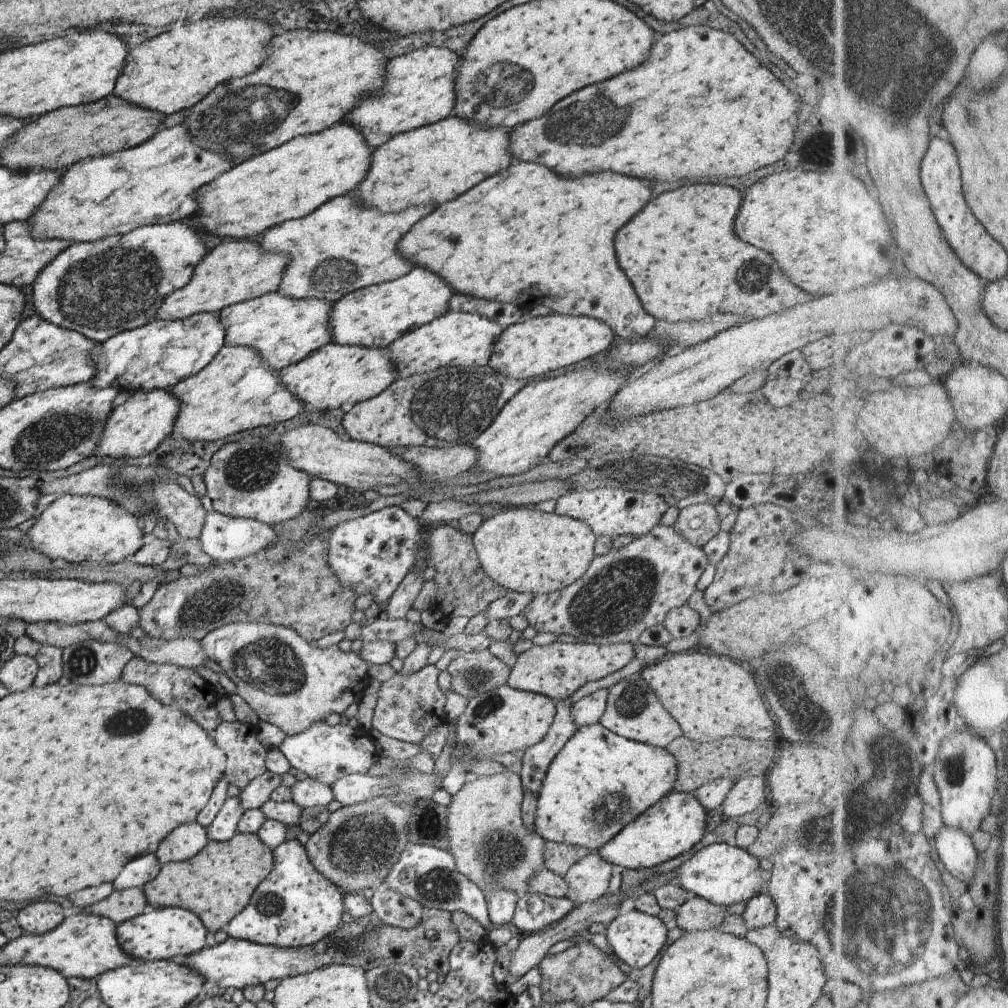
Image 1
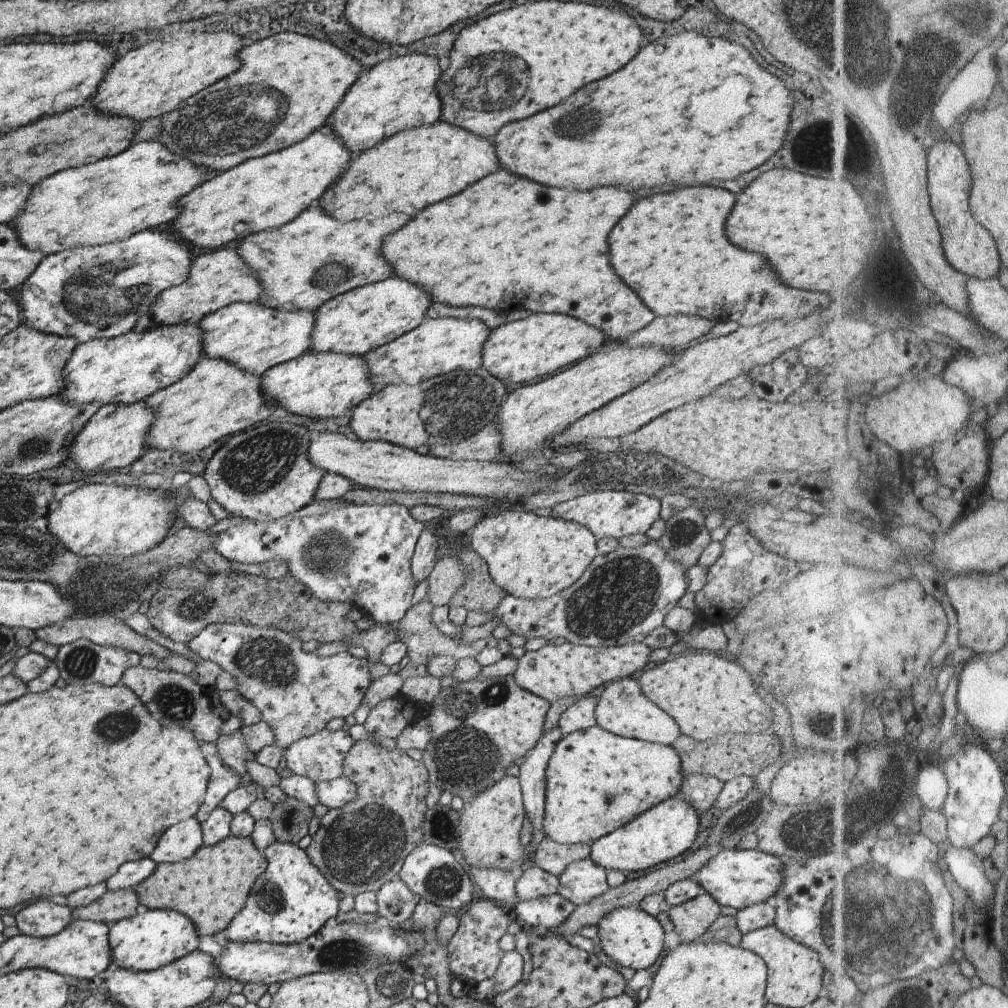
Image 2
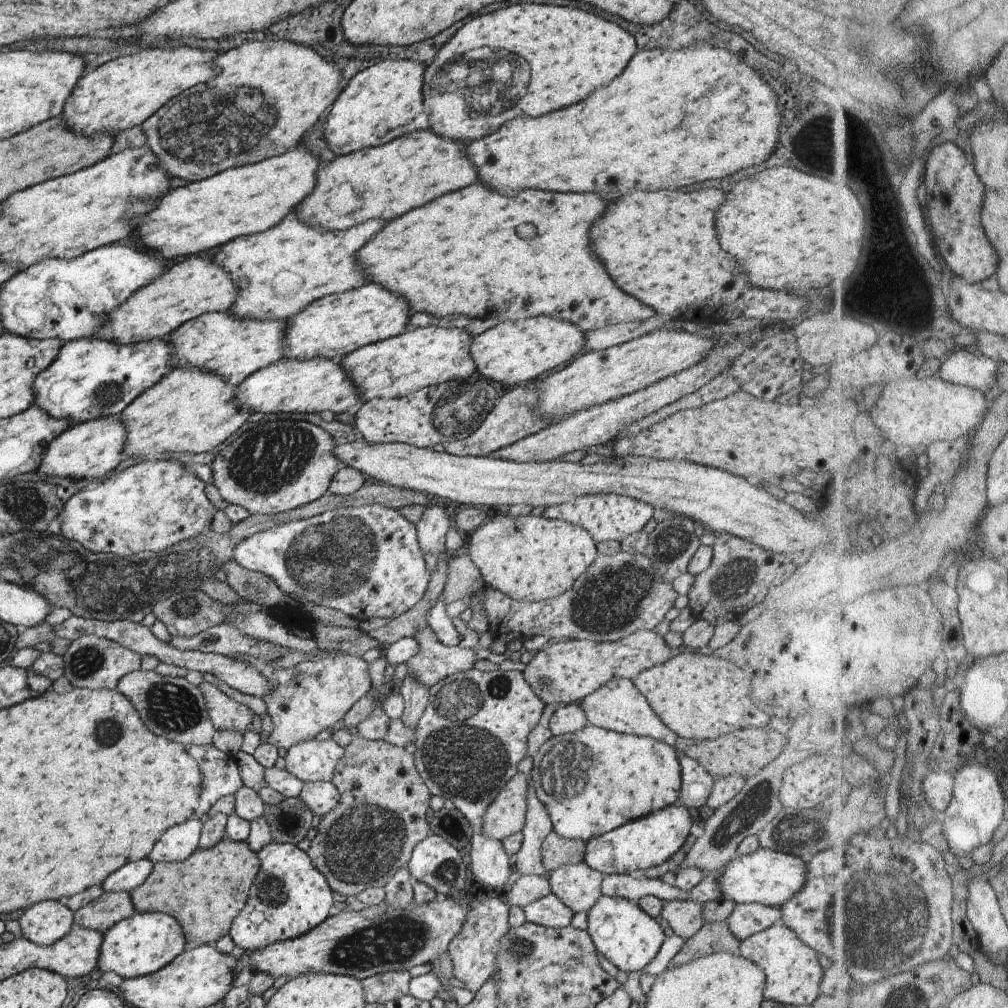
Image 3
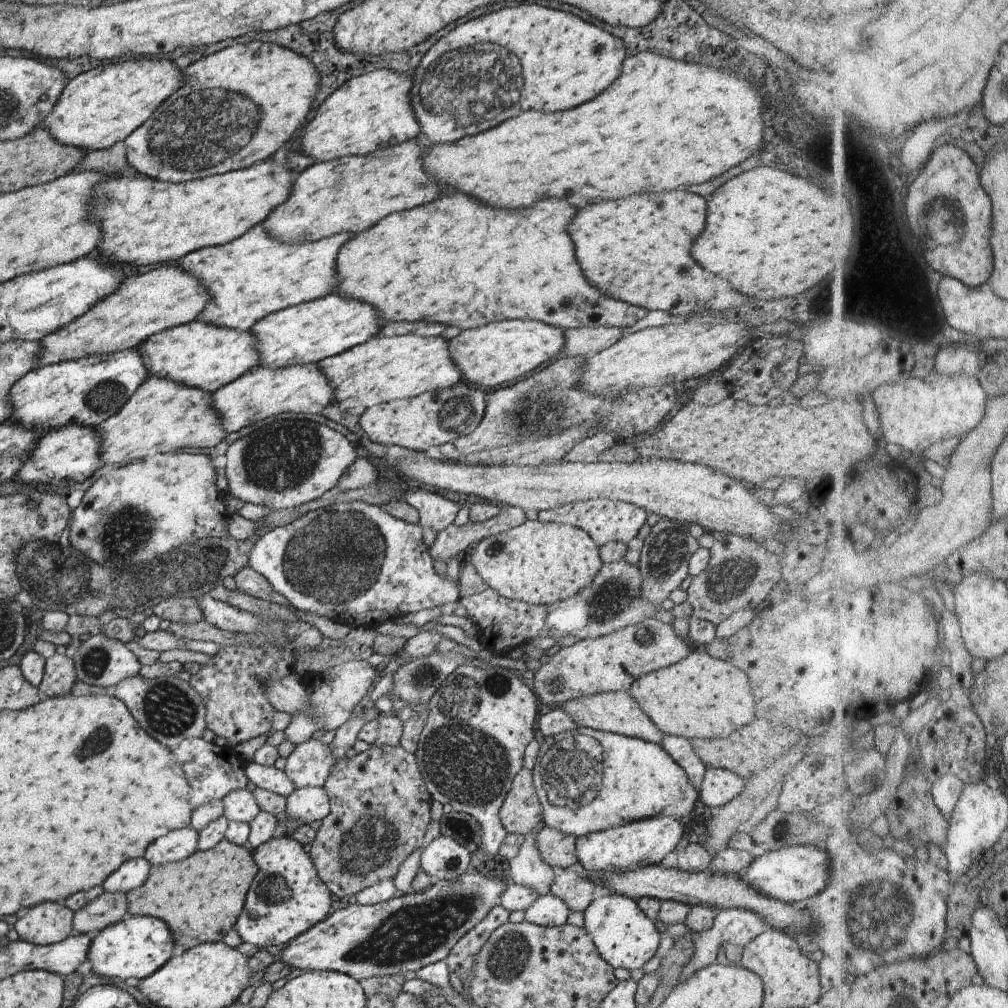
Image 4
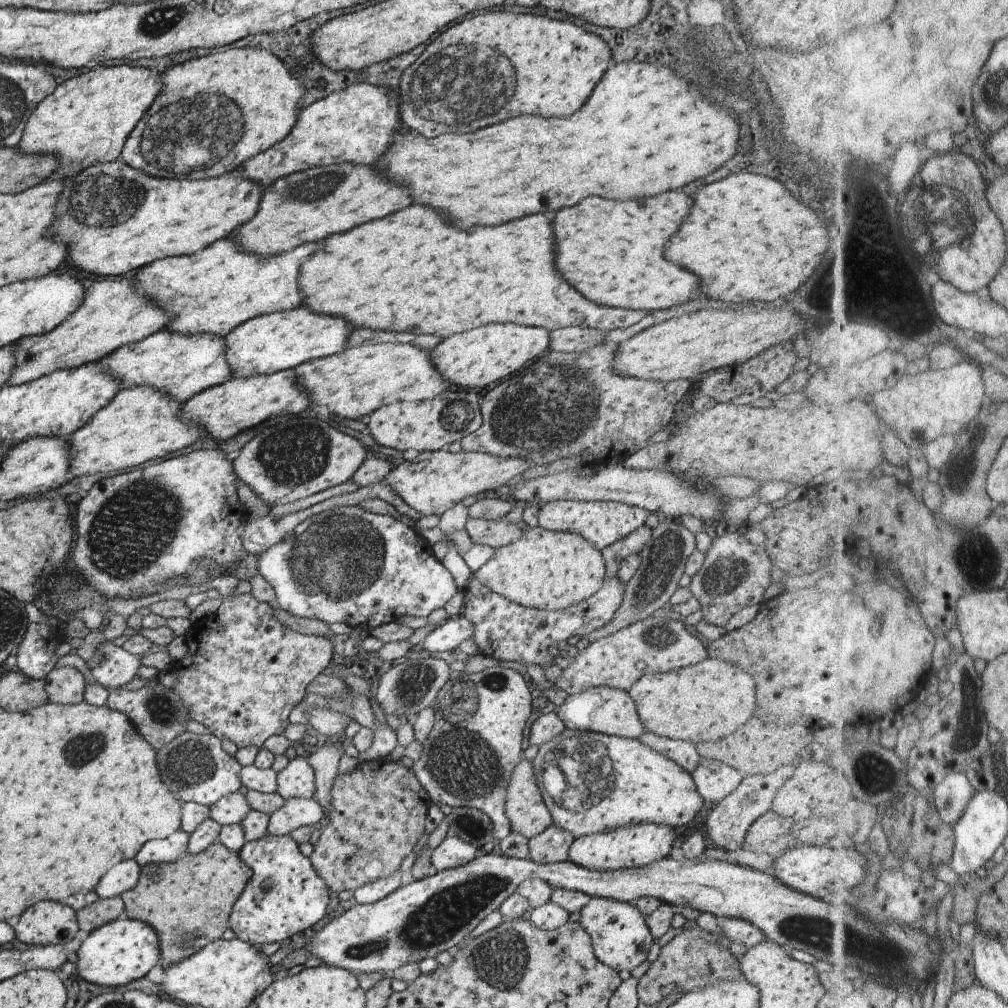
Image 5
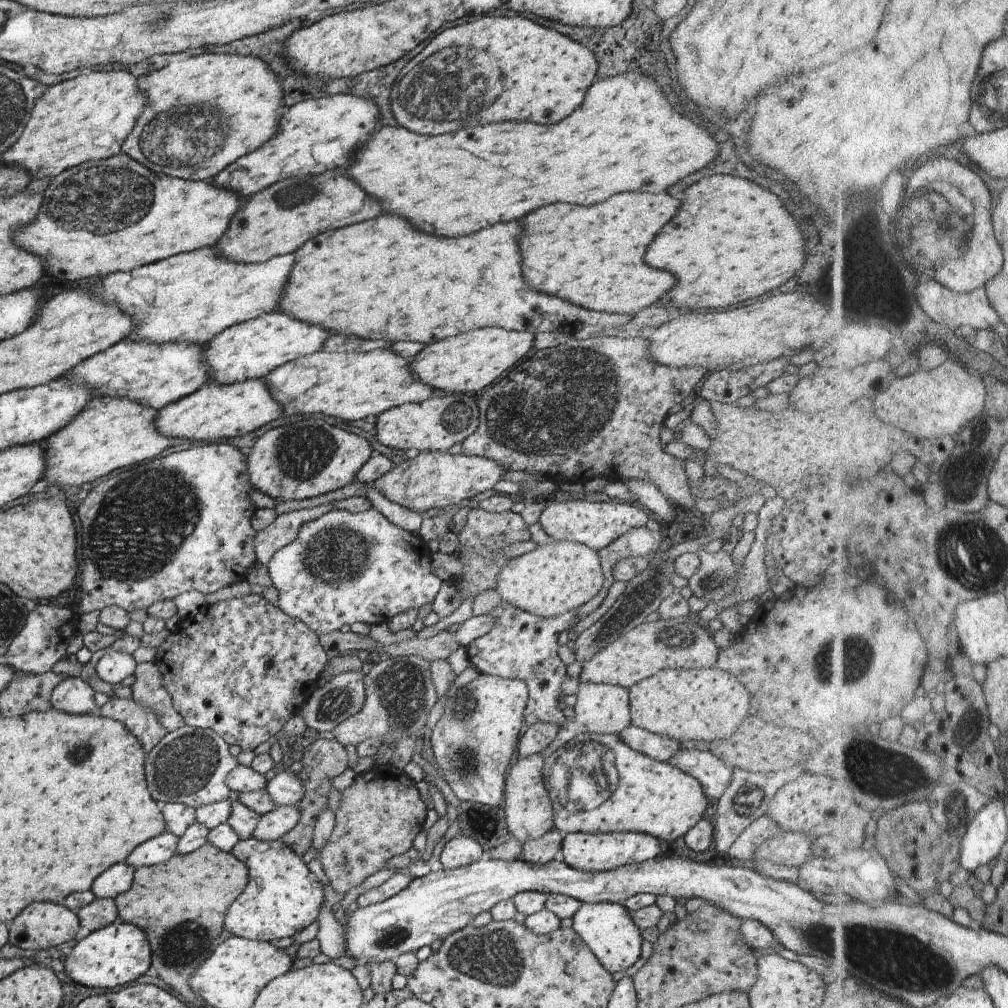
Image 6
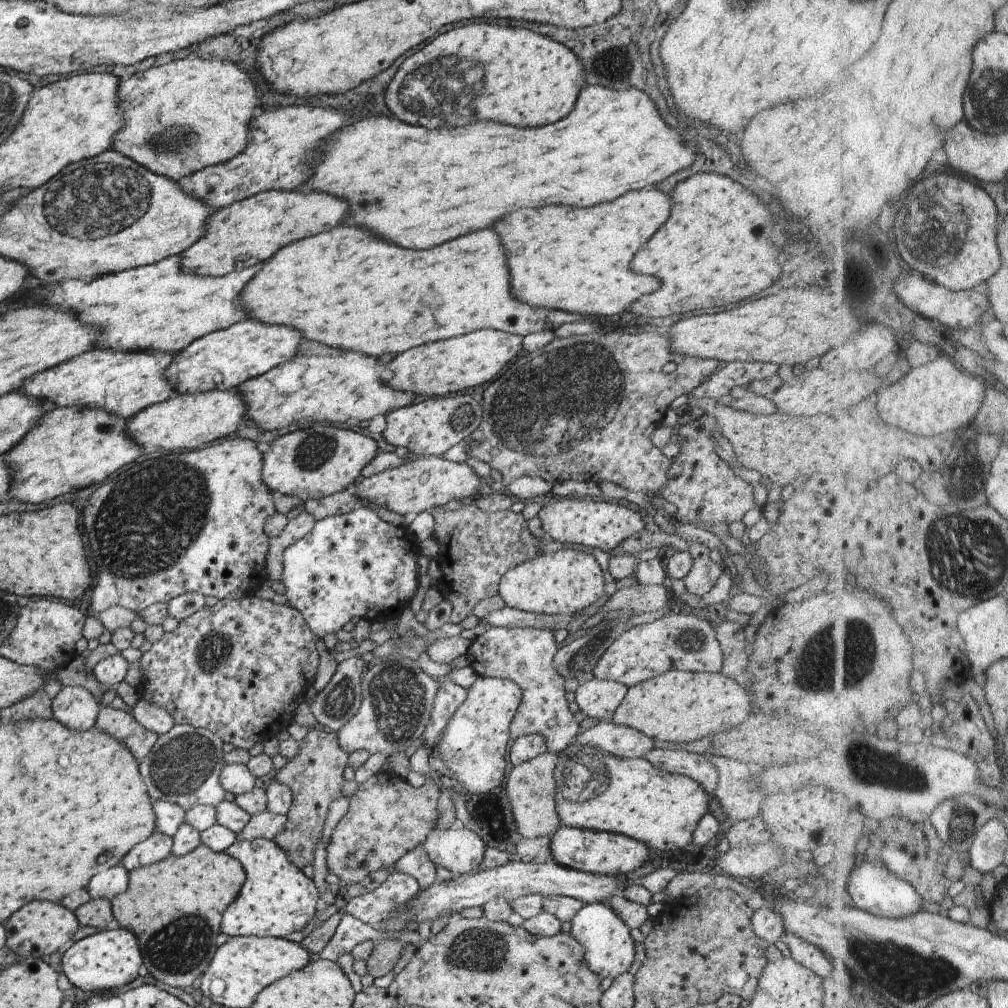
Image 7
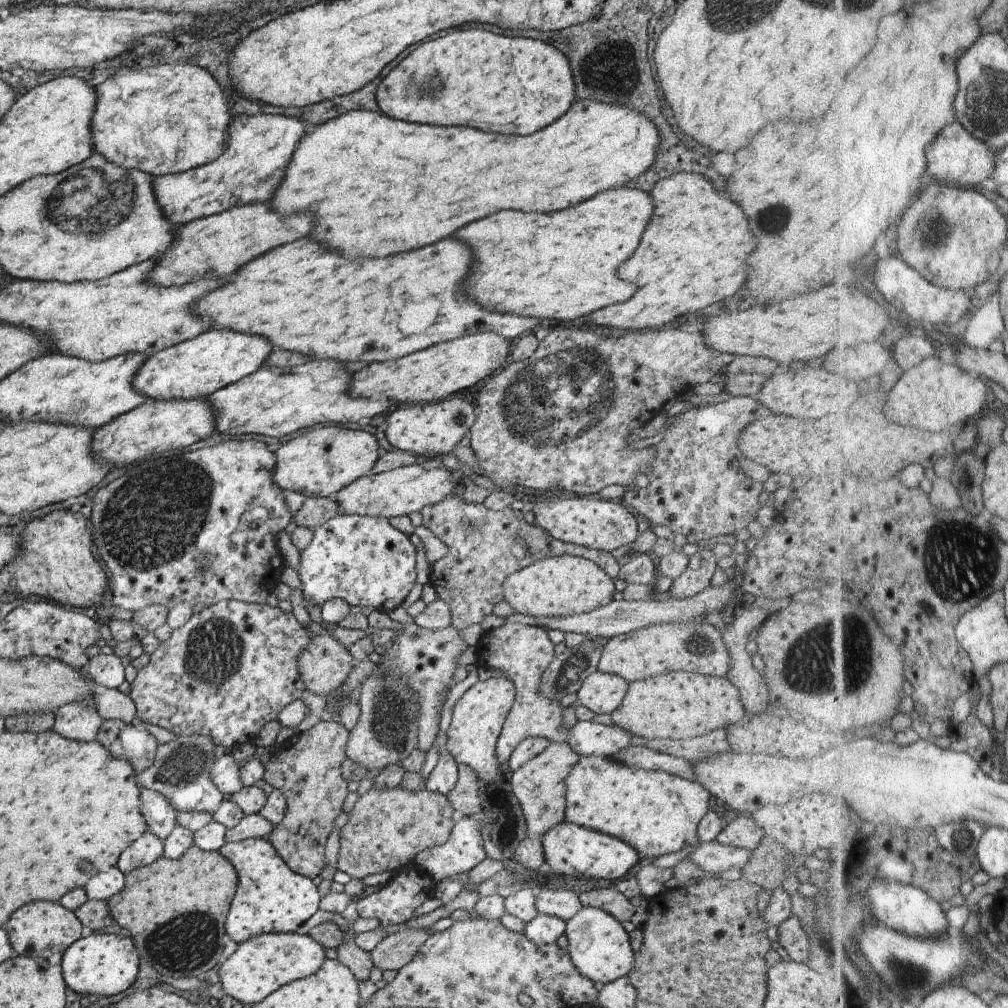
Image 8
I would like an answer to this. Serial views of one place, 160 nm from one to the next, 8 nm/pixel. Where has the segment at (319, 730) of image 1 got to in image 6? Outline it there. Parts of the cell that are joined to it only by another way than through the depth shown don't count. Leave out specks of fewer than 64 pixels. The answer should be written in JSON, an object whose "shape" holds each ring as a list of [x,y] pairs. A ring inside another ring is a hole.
{"shape":[[[287,770],[273,776],[264,790],[275,807],[299,805],[303,798],[303,786],[299,782],[299,776]]]}

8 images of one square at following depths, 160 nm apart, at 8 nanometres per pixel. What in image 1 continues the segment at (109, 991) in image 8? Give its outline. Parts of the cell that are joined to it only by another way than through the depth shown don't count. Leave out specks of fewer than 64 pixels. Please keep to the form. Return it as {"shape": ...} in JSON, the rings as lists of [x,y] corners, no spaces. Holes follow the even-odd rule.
{"shape":[[[178,907],[153,908],[151,912],[128,919],[116,926],[117,943],[121,950],[140,963],[174,960],[178,956],[198,952],[206,947],[206,933],[203,924],[193,912]]]}

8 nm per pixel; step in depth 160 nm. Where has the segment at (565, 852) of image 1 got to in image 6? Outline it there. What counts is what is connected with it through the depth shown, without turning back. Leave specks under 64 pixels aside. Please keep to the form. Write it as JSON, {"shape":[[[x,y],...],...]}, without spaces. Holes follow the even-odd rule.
{"shape":[[[552,829],[540,838],[527,840],[521,846],[520,860],[532,864],[546,864],[558,858],[562,850],[563,835]]]}

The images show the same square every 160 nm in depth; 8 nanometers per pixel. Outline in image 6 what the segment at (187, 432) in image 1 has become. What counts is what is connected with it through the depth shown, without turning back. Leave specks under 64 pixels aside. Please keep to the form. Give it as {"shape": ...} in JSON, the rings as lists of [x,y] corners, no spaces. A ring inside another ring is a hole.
{"shape":[[[93,396],[61,430],[39,443],[47,452],[42,480],[50,486],[75,486],[93,482],[118,468],[139,464],[164,449],[182,444],[179,438],[166,438],[155,428],[156,410],[140,403],[113,397]]]}

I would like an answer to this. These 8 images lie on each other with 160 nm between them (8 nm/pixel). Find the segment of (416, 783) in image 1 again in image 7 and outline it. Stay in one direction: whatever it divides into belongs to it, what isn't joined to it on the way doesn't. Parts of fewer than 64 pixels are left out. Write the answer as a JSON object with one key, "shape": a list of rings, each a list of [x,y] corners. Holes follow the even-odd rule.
{"shape":[[[267,810],[252,814],[236,834],[236,840],[250,841],[258,838],[272,840],[285,823],[286,815],[274,815]]]}

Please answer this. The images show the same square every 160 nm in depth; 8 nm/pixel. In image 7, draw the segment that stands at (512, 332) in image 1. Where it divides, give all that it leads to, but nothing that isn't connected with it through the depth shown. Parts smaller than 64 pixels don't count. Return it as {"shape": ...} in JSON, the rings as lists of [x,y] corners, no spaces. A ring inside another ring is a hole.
{"shape":[[[477,329],[458,337],[407,349],[382,366],[379,378],[391,390],[411,393],[417,399],[461,392],[495,378],[503,365],[519,352],[521,339],[495,329]]]}

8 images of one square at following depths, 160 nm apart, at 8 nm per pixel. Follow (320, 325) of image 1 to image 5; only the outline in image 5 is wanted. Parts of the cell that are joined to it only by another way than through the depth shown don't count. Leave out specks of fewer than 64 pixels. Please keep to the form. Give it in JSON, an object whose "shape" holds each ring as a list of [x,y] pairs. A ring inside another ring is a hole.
{"shape":[[[165,328],[140,341],[120,346],[97,362],[118,382],[119,389],[149,386],[178,403],[230,378],[225,362],[224,338],[210,334],[180,335]]]}

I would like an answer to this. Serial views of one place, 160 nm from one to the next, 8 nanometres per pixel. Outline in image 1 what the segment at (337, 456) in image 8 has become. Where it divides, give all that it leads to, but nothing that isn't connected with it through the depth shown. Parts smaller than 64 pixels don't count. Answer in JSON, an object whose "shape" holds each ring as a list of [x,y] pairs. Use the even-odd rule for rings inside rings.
{"shape":[[[247,434],[235,442],[223,444],[202,475],[206,496],[213,510],[231,517],[244,517],[261,522],[263,525],[275,524],[294,518],[306,505],[311,505],[307,494],[310,477],[293,470],[279,450],[279,435]],[[257,442],[259,458],[257,459]],[[274,444],[275,446],[267,446]]]}

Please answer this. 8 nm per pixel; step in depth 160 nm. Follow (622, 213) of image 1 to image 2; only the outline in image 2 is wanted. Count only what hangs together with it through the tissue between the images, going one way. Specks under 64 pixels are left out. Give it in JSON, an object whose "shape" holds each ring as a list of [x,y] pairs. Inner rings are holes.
{"shape":[[[499,167],[496,172],[467,186],[459,194],[419,210],[405,226],[401,226],[399,230],[395,230],[387,238],[383,238],[383,242],[381,242],[381,255],[385,262],[391,266],[395,276],[399,276],[399,278],[403,278],[407,282],[413,282],[419,288],[423,288],[431,296],[432,303],[438,302],[454,307],[478,307],[505,313],[519,308],[521,310],[529,310],[531,314],[565,314],[578,320],[583,320],[589,326],[595,326],[595,329],[601,330],[606,335],[609,344],[614,342],[621,343],[629,334],[635,334],[637,330],[645,328],[654,318],[651,311],[617,277],[617,274],[609,266],[609,258],[607,258],[607,240],[605,240],[607,232],[611,230],[611,226],[617,220],[620,221],[621,216],[629,210],[631,204],[633,204],[633,196],[623,192],[623,190],[619,190],[619,188],[613,188],[613,186],[597,186],[597,188],[591,188],[587,192],[567,192],[567,190],[557,190],[557,188],[547,188],[547,186],[535,184],[531,180],[519,178],[517,174]]]}

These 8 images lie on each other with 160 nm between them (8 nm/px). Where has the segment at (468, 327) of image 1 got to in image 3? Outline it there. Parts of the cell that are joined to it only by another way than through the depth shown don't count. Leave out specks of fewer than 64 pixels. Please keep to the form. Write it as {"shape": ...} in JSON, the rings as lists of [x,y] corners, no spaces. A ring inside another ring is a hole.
{"shape":[[[437,326],[409,328],[401,334],[355,349],[336,363],[353,383],[359,400],[403,398],[422,388],[466,379],[475,372],[474,362],[468,353],[470,338],[471,335],[464,329]]]}

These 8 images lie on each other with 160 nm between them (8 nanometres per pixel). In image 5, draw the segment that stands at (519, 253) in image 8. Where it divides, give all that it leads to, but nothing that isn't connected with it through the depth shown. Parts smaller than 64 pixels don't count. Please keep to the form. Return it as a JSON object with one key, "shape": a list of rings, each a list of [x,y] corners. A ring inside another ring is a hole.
{"shape":[[[665,192],[643,200],[585,198],[571,208],[557,210],[551,220],[556,273],[587,300],[601,306],[651,312],[689,301],[695,297],[691,296],[691,292],[697,288],[697,278],[687,269],[671,264],[661,256],[663,244],[677,230],[679,218],[689,206],[689,198],[682,192]]]}

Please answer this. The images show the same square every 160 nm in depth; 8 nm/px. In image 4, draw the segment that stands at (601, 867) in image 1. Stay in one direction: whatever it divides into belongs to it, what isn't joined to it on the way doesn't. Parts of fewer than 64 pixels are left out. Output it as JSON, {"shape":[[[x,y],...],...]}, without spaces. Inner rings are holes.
{"shape":[[[579,864],[566,869],[554,868],[554,881],[551,883],[549,893],[562,900],[570,912],[584,911],[593,900],[595,884],[582,872],[583,869],[579,868]]]}

